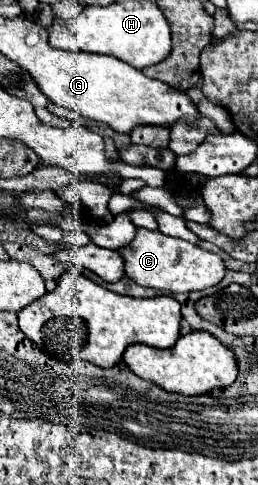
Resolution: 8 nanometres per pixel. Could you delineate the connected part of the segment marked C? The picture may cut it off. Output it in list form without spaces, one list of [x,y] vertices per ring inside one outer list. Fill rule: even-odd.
[[[136,228],[134,240],[128,246],[120,248],[118,254],[122,254],[124,258],[124,274],[130,280],[138,282],[140,286],[150,286],[168,292],[192,292],[210,288],[224,278],[226,270],[218,254],[202,250],[200,246],[190,244],[186,240],[170,238],[160,230]]]

